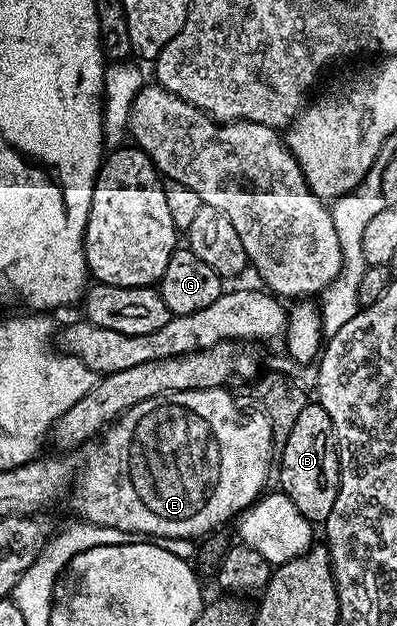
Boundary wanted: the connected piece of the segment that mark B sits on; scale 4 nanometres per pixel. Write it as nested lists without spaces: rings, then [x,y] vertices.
[[[308,404],[291,429],[286,447],[279,457],[282,468],[280,489],[296,504],[308,522],[324,523],[335,508],[335,496],[339,492],[341,465],[337,455],[337,437],[333,434],[331,416],[320,404]]]

